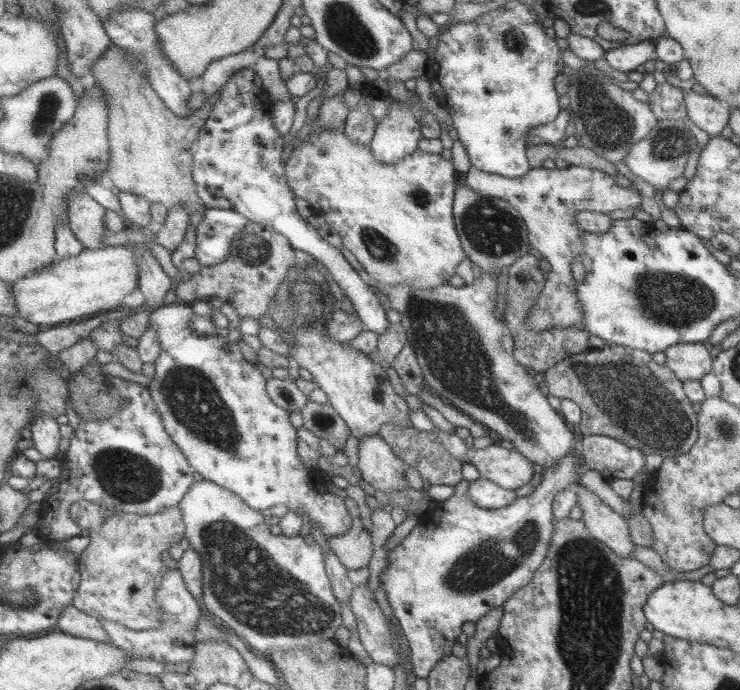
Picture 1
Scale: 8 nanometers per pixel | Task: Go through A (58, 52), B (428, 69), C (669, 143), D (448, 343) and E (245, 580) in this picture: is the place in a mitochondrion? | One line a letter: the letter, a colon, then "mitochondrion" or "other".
A: other
B: other
C: mitochondrion
D: mitochondrion
E: mitochondrion

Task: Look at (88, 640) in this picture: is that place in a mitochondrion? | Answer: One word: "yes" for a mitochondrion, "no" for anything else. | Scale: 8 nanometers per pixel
no

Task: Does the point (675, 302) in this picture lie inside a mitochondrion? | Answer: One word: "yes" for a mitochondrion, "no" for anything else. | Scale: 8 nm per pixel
yes

